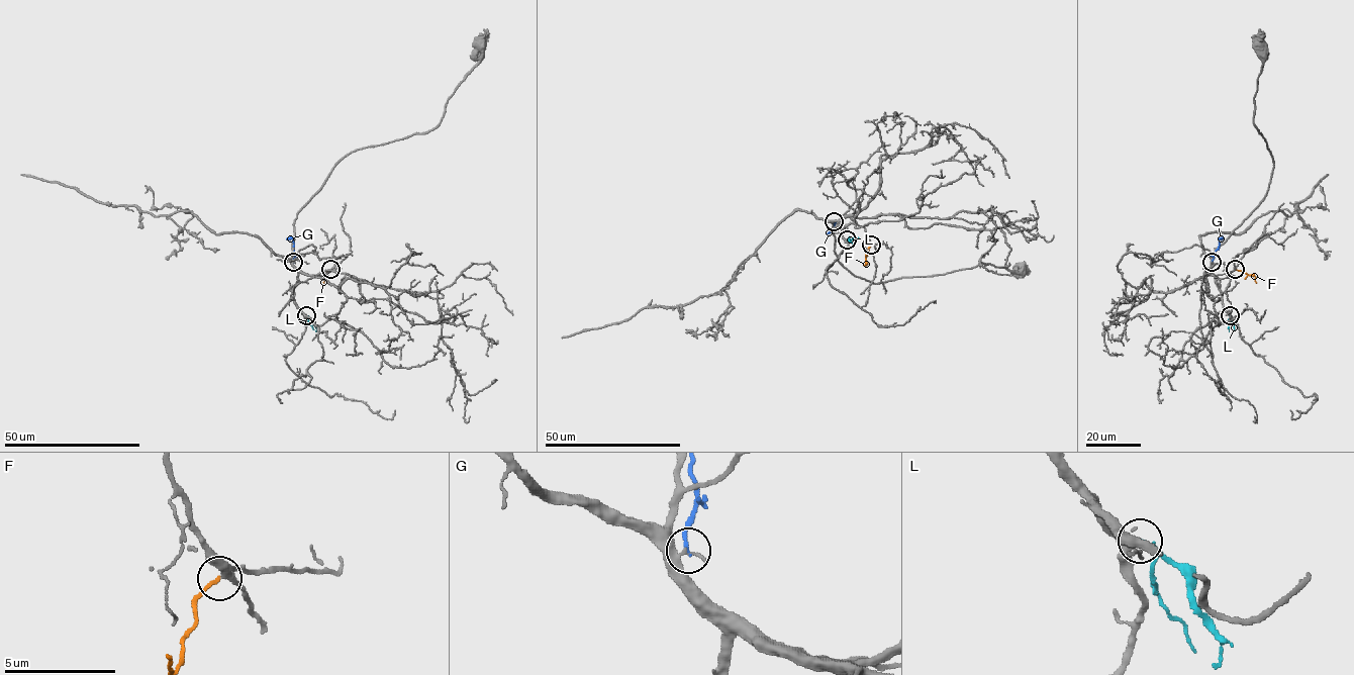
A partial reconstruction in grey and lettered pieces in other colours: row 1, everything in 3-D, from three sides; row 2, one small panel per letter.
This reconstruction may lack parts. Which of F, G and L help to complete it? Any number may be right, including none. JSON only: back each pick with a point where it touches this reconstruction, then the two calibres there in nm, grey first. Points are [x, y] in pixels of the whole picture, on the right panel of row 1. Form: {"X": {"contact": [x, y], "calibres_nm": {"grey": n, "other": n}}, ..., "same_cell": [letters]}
{"F": {"contact": [1235, 269], "calibres_nm": {"grey": 280, "other": 140}}, "same_cell": ["F"]}

